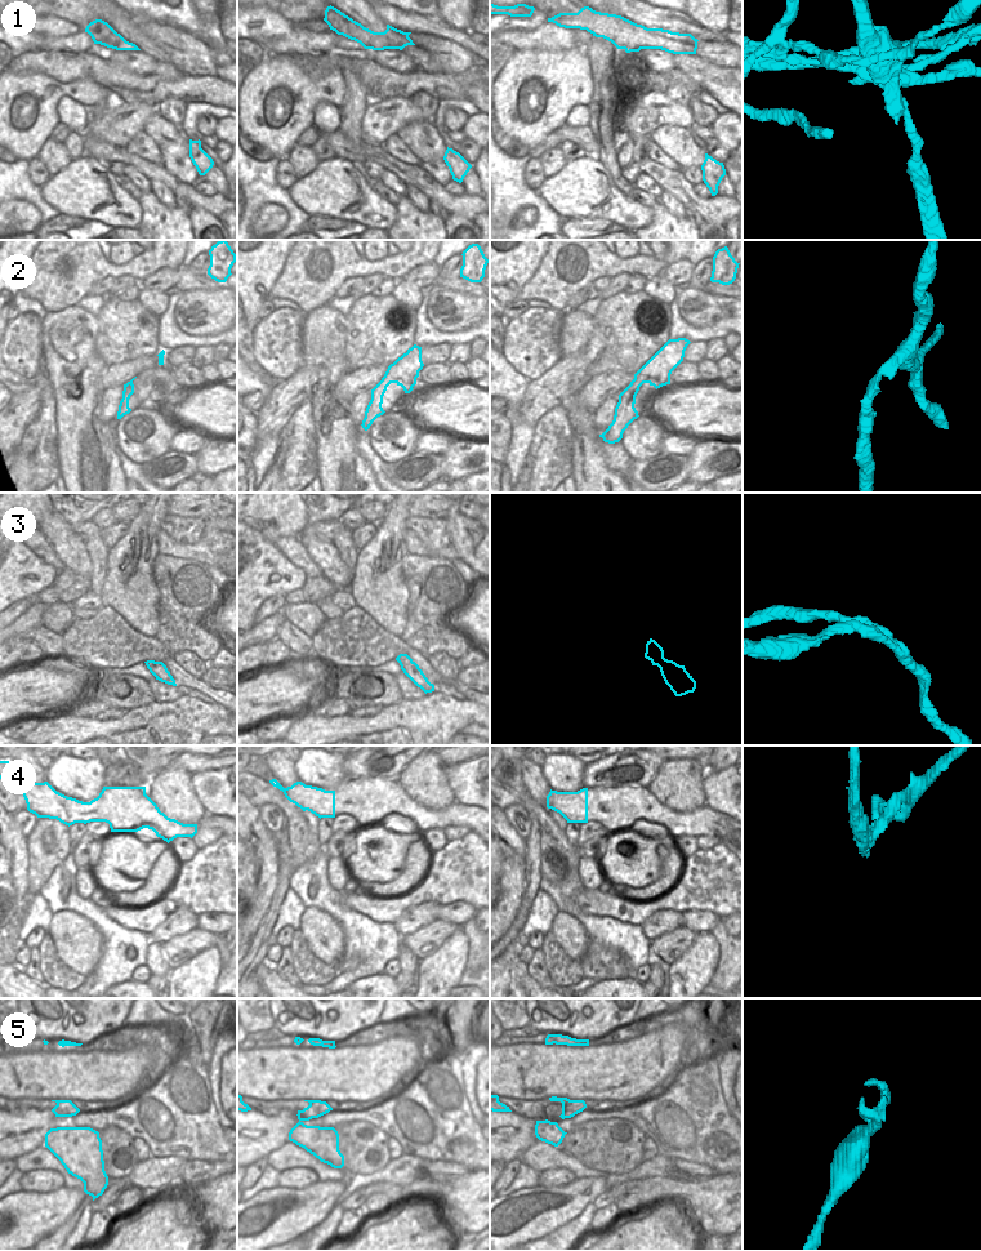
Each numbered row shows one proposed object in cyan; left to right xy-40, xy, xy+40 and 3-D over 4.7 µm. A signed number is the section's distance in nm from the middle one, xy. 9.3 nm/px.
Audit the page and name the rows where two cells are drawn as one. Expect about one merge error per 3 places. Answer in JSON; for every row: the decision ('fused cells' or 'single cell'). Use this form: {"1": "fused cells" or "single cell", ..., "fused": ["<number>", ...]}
{"1": "fused cells", "2": "single cell", "3": "fused cells", "4": "fused cells", "5": "single cell", "fused": ["1", "3", "4"]}

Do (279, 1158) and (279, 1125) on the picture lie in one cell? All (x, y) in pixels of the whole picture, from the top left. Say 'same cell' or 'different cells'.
different cells

